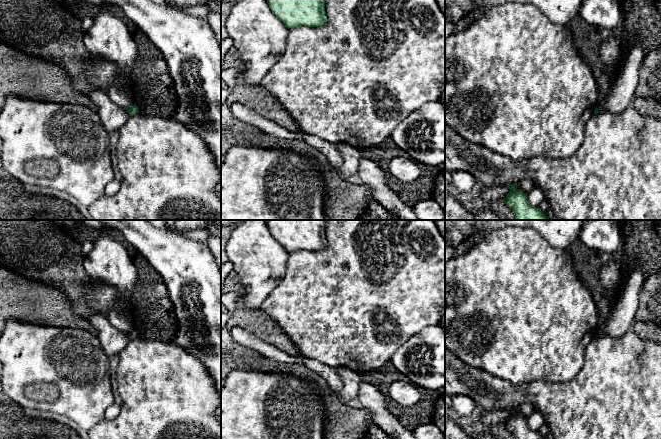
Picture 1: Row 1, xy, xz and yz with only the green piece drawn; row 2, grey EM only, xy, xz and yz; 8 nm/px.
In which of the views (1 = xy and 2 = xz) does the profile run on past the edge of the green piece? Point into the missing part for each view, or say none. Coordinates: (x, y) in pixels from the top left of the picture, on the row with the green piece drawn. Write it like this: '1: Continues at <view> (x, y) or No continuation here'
1: No continuation here
2: No continuation here

